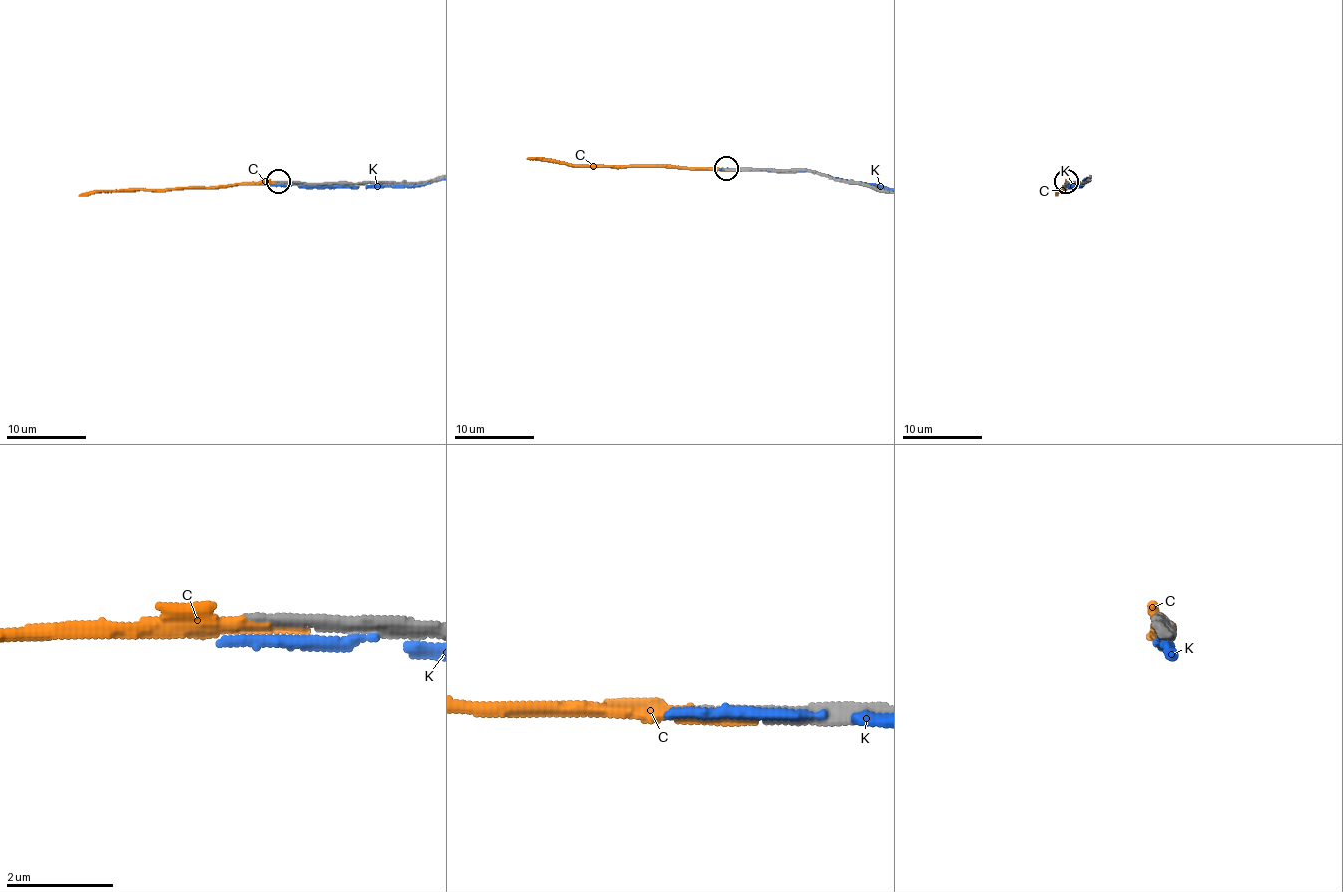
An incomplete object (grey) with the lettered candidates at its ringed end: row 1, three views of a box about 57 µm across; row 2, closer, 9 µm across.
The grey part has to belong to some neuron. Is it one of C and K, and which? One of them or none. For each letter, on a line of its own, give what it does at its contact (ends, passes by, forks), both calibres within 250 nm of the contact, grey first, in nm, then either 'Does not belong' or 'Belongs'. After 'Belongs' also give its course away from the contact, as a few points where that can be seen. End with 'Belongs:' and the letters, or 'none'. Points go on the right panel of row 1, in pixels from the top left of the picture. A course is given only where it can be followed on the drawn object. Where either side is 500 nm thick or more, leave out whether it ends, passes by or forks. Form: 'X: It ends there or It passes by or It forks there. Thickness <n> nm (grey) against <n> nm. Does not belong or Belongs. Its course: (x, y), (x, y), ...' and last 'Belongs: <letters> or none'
C: It ends there. Thickness 240 nm (grey) against 190 nm. Belongs. Its course: (1068, 183), (1056, 195)
K: It passes by. Thickness 240 nm (grey) against 160 nm. Does not belong
Belongs: C

